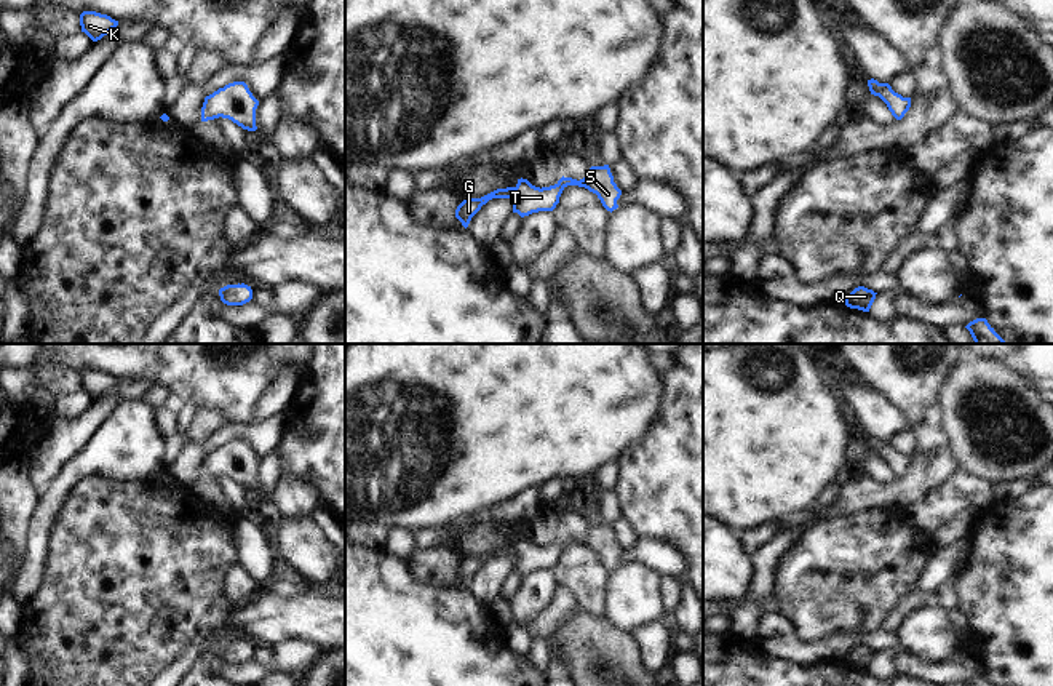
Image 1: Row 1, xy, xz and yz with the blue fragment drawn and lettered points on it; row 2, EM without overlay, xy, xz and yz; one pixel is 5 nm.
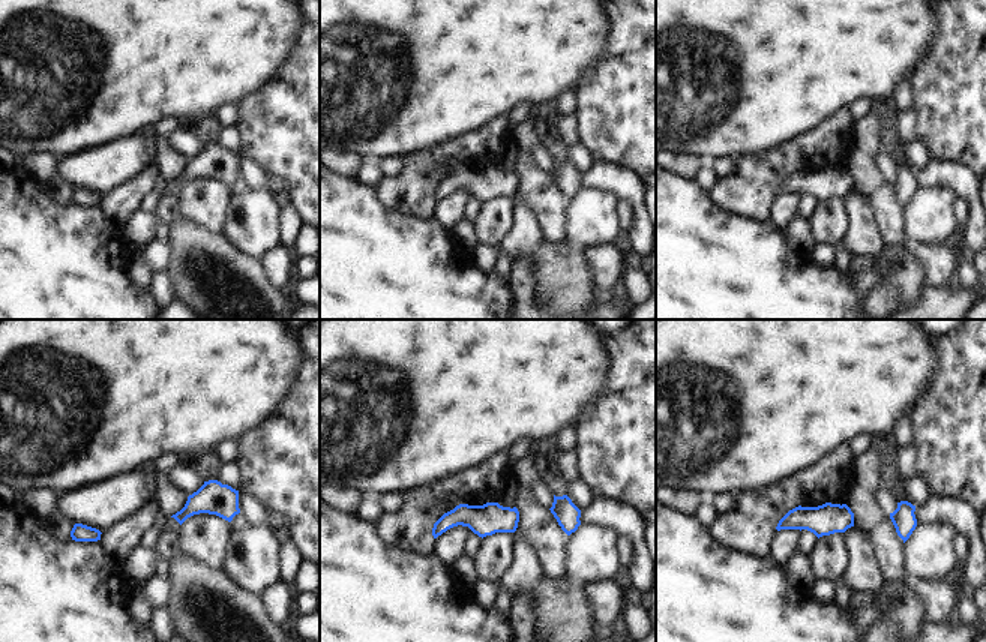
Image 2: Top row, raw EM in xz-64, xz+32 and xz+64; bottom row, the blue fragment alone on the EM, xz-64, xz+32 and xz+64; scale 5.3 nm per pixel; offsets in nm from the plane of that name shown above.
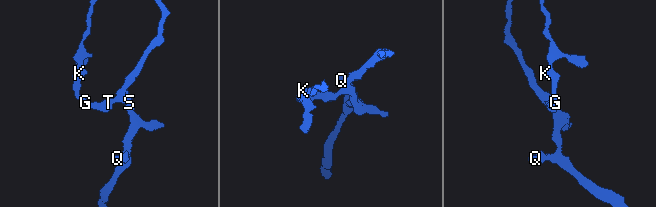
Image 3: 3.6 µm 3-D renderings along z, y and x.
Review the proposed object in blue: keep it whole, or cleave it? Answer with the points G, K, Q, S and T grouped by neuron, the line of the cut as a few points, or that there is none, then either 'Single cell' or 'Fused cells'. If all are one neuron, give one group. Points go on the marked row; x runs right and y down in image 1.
Groups: G K Q S T. No split. Single cell.

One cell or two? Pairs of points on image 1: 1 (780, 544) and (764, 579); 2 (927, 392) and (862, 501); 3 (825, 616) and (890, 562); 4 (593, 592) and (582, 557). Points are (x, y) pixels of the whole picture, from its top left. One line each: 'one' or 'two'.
1: one
2: one
3: one
4: one

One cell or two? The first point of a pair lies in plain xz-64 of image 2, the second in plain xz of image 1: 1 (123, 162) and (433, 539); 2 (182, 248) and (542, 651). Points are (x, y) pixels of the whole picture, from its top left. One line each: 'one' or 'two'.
1: one
2: two

